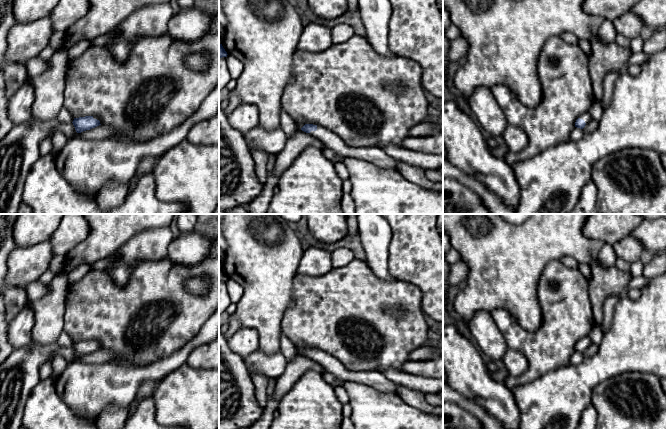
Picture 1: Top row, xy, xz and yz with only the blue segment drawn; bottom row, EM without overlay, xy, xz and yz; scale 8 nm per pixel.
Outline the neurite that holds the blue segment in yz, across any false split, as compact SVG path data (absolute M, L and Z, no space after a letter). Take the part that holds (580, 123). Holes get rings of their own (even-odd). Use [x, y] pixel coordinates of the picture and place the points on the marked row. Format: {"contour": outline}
{"contour": "M585 112L579 116L579 118L575 122L575 127L583 129L587 123L592 120L590 112Z"}

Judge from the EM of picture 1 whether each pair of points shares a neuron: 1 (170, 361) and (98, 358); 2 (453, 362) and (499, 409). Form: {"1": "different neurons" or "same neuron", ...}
{"1": "different neurons", "2": "same neuron"}

